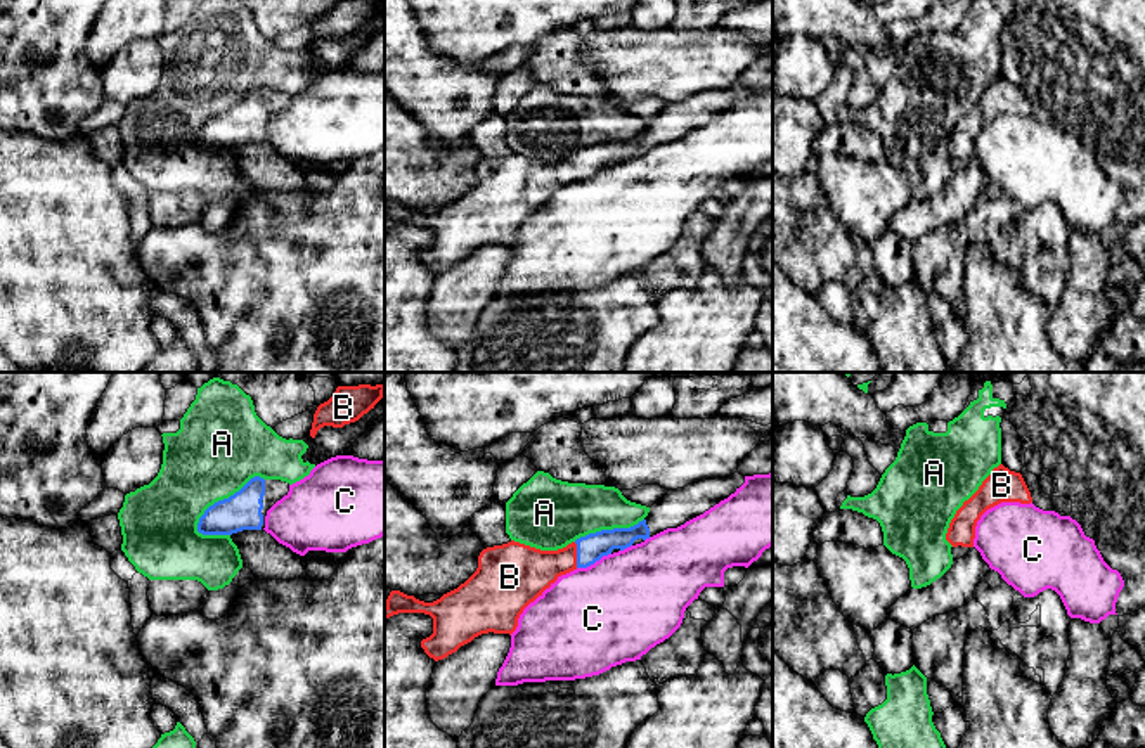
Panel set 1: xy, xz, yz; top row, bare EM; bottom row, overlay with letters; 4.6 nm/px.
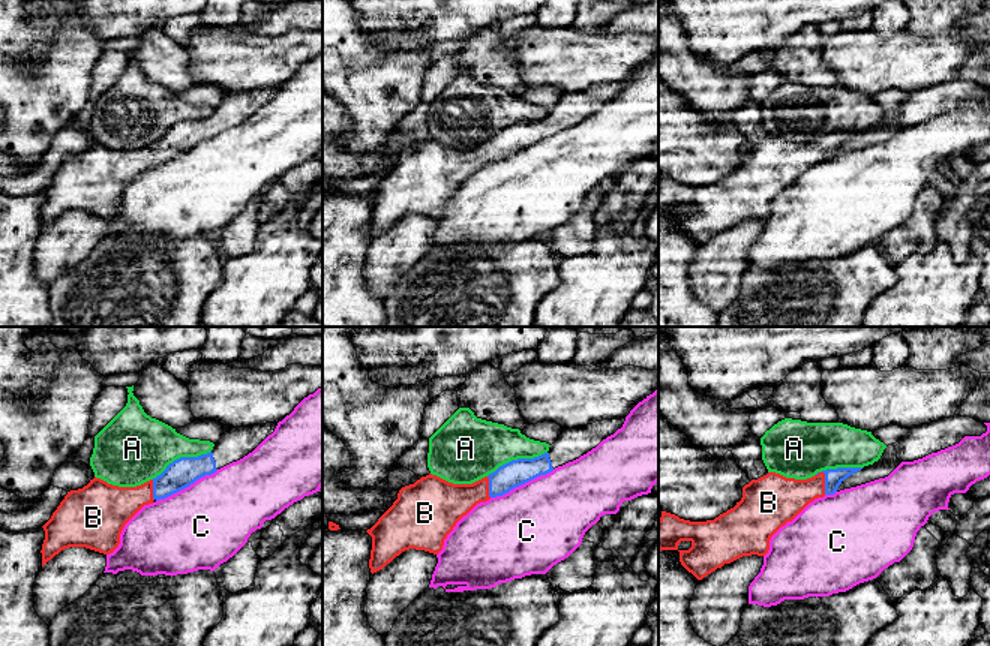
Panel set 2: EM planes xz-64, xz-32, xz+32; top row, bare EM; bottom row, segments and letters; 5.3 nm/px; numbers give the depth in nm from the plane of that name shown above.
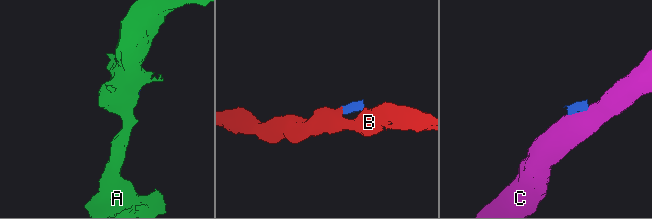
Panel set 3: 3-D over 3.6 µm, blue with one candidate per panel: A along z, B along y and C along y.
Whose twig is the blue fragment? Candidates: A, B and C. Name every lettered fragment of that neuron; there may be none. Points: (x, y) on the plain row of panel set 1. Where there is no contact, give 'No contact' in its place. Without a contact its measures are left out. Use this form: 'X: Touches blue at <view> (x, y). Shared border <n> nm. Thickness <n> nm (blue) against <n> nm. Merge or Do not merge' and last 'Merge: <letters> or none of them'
A: Touches blue at xy (224, 111). Shared border 400 nm. Thickness 180 nm (blue) against 420 nm. Do not merge
B: Touches blue at xz (577, 167). Shared border 120 nm. Thickness 130 nm (blue) against 240 nm. Merge
C: Touches blue at xz (593, 175). Shared border 180 nm. Thickness 130 nm (blue) against 480 nm. Do not merge
Merge: B

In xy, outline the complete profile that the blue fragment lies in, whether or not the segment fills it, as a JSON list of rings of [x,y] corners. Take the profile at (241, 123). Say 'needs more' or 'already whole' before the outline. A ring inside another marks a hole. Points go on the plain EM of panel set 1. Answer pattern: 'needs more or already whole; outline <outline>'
needs more; outline [[[251,90],[229,111],[210,118],[199,130],[197,144],[203,147],[232,147],[243,142],[265,140],[267,123],[289,104],[281,92]]]

